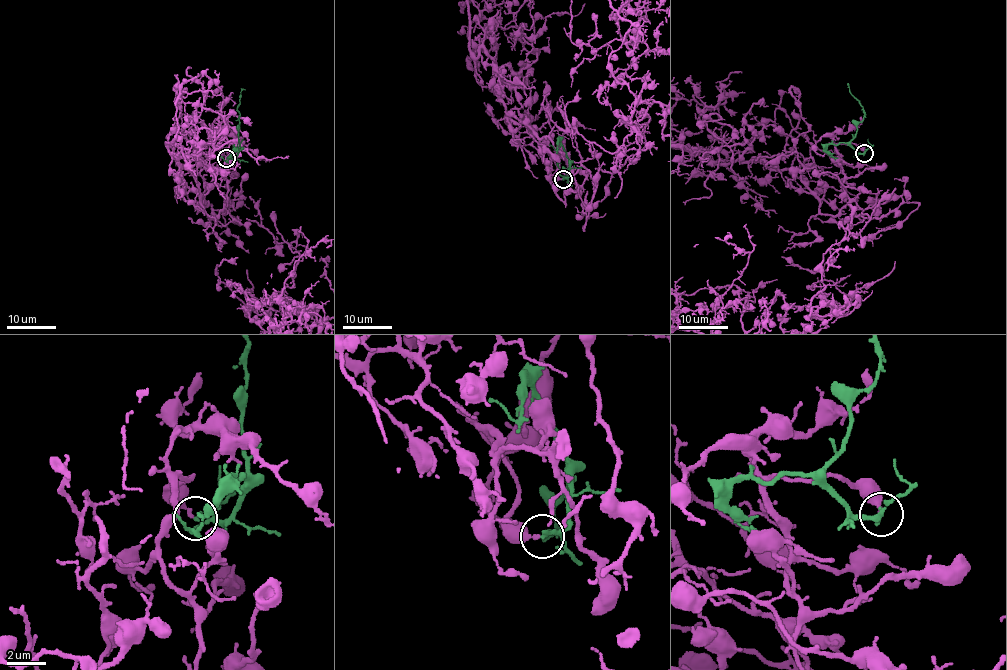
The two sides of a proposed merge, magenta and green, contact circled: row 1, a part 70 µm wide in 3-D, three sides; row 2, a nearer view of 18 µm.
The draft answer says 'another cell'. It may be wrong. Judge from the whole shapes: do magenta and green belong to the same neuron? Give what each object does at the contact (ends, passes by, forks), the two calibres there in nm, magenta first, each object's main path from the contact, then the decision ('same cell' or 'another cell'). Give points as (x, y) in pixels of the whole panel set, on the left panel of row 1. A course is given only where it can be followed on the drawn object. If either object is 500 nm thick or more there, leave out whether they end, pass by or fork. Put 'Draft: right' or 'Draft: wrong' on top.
Draft: right
magenta ends there; green passes by; 200 nm thick on the magenta side, 160 nm on the other; green runs (227, 158), (235, 158), (239, 149), (237, 105), (241, 91), (245, 90); another cell

